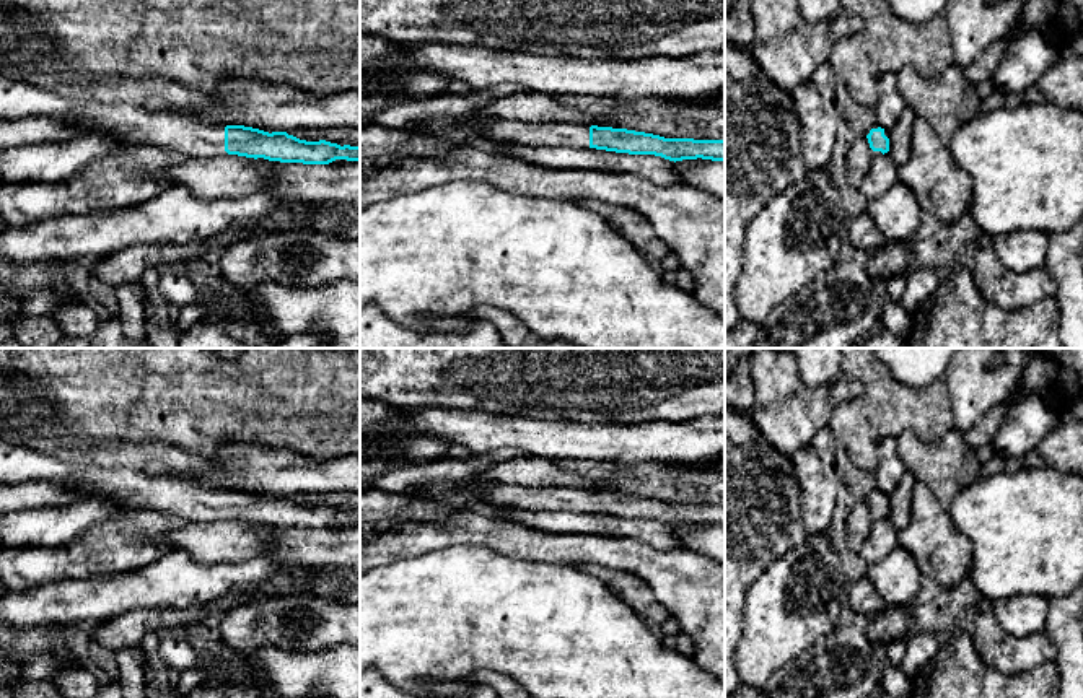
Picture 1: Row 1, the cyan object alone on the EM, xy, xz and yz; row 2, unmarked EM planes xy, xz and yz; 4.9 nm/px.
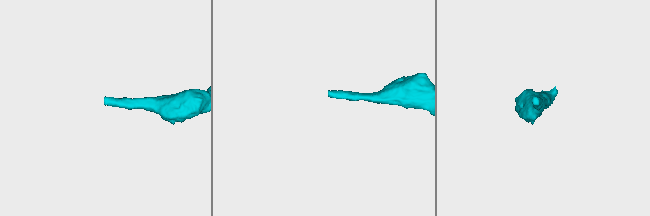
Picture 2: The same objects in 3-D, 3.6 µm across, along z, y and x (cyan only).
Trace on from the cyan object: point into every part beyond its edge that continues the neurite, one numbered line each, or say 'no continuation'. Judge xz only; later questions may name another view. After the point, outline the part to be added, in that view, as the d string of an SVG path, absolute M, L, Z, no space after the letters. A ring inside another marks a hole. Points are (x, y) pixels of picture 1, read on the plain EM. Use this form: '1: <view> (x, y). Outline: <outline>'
1: xz (536, 498). Outline: M495 483L482 491L482 501L495 508L590 513L590 490L570 486L508 486Z

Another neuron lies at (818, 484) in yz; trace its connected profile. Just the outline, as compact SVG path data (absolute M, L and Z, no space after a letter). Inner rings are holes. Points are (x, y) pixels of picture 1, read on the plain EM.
M813 446L798 449L790 459L800 488L803 524L808 534L826 534L834 517L840 485L835 467L826 465Z

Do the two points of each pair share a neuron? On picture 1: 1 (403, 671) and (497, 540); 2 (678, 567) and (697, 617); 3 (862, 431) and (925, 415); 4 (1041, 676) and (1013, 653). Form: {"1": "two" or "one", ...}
{"1": "two", "2": "one", "3": "one", "4": "two"}

